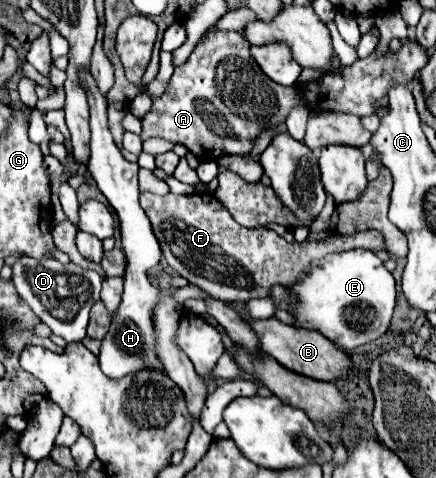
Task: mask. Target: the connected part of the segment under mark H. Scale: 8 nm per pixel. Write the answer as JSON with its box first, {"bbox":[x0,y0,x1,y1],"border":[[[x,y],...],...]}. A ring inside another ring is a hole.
{"bbox":[82,72,162,378],"border":[[[82,72],[82,86],[88,92],[88,104],[90,104],[90,128],[92,128],[92,140],[90,140],[90,160],[88,160],[88,172],[98,184],[98,190],[106,196],[110,206],[114,208],[118,220],[120,220],[120,234],[122,234],[122,252],[126,258],[126,274],[124,274],[124,296],[122,304],[116,312],[116,318],[110,324],[108,334],[102,340],[100,346],[100,368],[110,378],[122,378],[126,374],[134,374],[142,368],[154,368],[162,370],[162,364],[158,364],[158,358],[154,358],[154,330],[152,330],[152,308],[158,302],[158,290],[150,284],[148,274],[150,268],[154,268],[160,258],[160,246],[152,232],[152,224],[144,210],[138,204],[138,164],[128,162],[118,146],[112,140],[112,134],[106,124],[106,102],[102,94],[98,92],[98,86],[94,84],[94,78],[90,72]]]}

